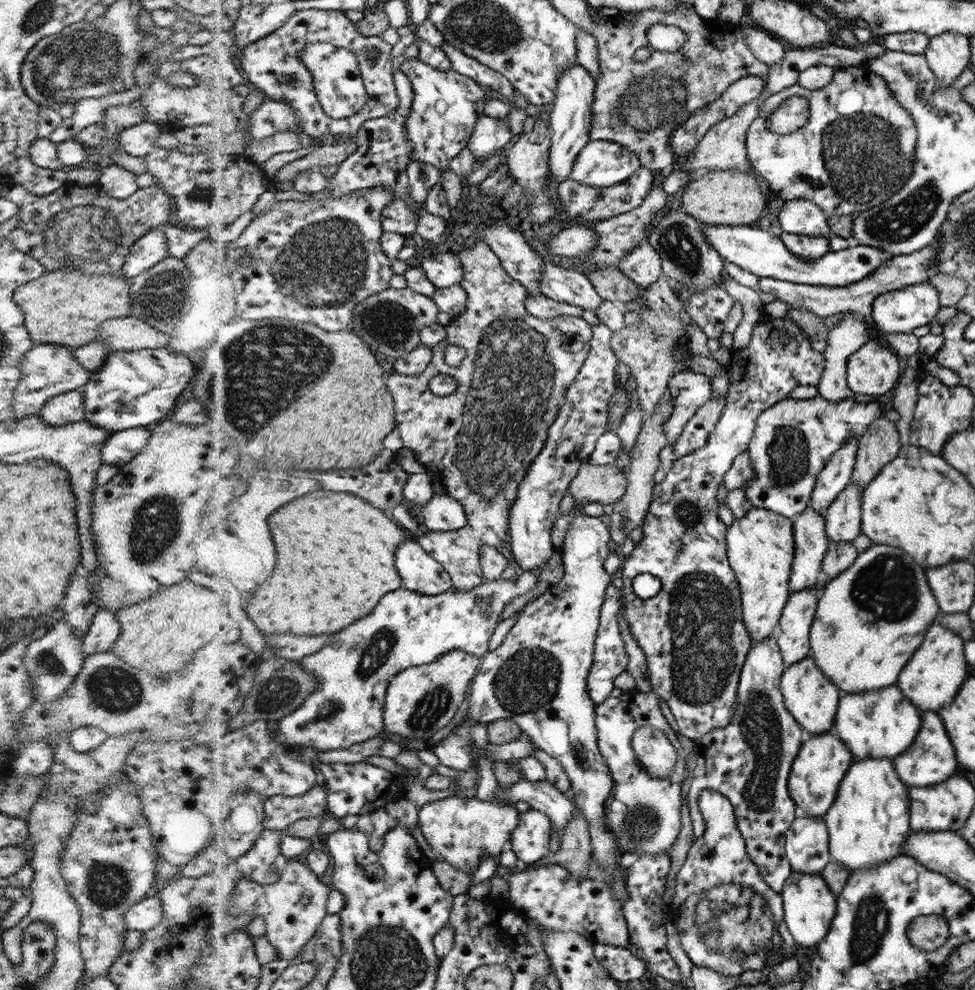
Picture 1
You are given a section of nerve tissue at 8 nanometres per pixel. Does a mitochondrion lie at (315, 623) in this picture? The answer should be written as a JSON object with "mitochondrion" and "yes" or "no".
{"mitochondrion":"no"}

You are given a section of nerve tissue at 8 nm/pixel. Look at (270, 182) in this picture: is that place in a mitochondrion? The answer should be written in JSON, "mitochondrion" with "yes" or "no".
{"mitochondrion":"no"}

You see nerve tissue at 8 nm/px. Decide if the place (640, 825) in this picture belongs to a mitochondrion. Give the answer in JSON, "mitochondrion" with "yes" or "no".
{"mitochondrion":"yes"}

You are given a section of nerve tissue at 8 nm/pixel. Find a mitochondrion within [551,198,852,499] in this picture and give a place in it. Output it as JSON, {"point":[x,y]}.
{"point":[788,454]}

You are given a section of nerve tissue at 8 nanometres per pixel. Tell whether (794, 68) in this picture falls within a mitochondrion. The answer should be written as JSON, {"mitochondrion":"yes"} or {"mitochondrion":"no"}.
{"mitochondrion":"no"}

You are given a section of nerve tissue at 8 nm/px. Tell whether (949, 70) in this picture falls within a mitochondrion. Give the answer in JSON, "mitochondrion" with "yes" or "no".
{"mitochondrion":"no"}

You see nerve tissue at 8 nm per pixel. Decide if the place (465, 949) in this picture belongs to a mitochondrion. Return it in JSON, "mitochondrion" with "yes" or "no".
{"mitochondrion":"no"}

